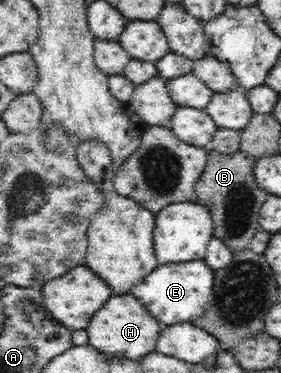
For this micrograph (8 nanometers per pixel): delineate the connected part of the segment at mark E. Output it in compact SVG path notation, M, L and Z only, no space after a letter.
M185 262L177 266L159 266L149 274L137 288L131 292L143 302L143 306L159 320L163 326L171 326L179 322L192 322L209 308L209 300L213 296L213 270L204 262Z

